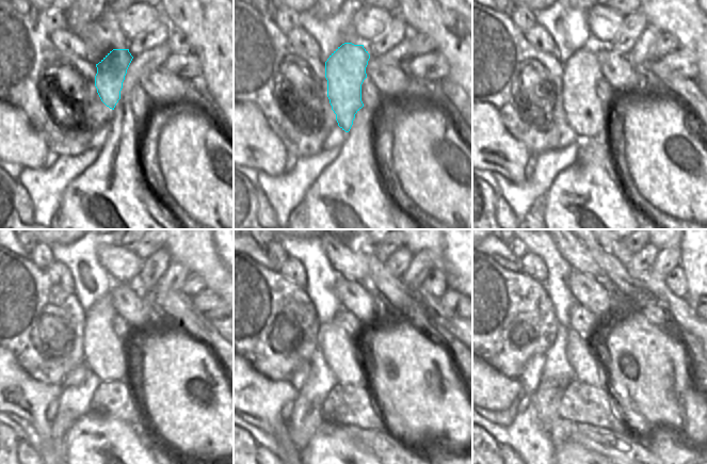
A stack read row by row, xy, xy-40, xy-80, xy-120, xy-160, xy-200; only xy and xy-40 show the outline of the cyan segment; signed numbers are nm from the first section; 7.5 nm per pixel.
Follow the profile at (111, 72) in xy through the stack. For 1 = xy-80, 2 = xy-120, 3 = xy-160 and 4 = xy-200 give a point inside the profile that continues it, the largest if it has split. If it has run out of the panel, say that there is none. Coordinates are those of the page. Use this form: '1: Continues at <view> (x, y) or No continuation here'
1: Continues at xy-80 (583, 108)
2: Continues at xy-120 (107, 355)
3: Continues at xy-160 (344, 353)
4: Continues at xy-200 (581, 353)

